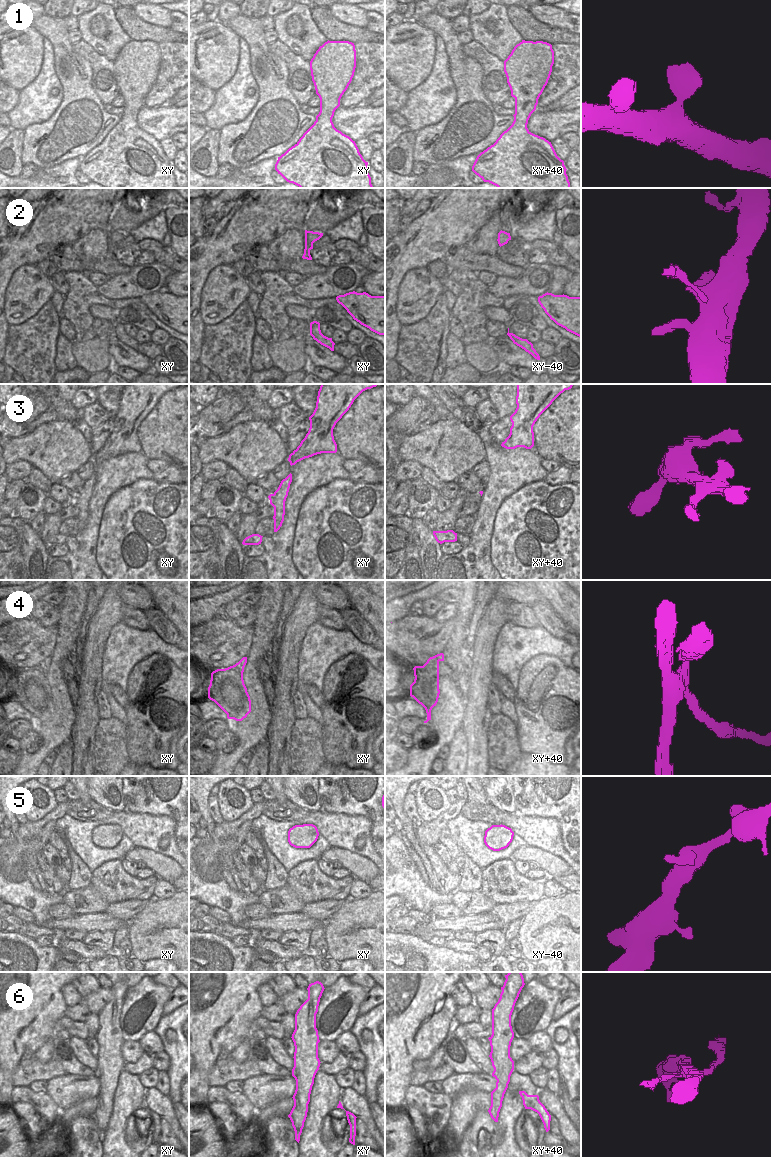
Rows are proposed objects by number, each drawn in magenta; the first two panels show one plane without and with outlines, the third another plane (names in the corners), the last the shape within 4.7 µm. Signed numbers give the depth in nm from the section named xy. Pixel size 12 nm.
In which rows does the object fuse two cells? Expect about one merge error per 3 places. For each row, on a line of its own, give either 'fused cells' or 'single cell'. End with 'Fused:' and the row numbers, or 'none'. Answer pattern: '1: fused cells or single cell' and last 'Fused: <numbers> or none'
1: single cell
2: fused cells
3: single cell
4: fused cells
5: single cell
6: fused cells
Fused: 2, 4, 6

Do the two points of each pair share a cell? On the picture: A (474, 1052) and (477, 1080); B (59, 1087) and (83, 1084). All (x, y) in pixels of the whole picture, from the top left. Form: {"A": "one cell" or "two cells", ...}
{"A": "two cells", "B": "one cell"}

